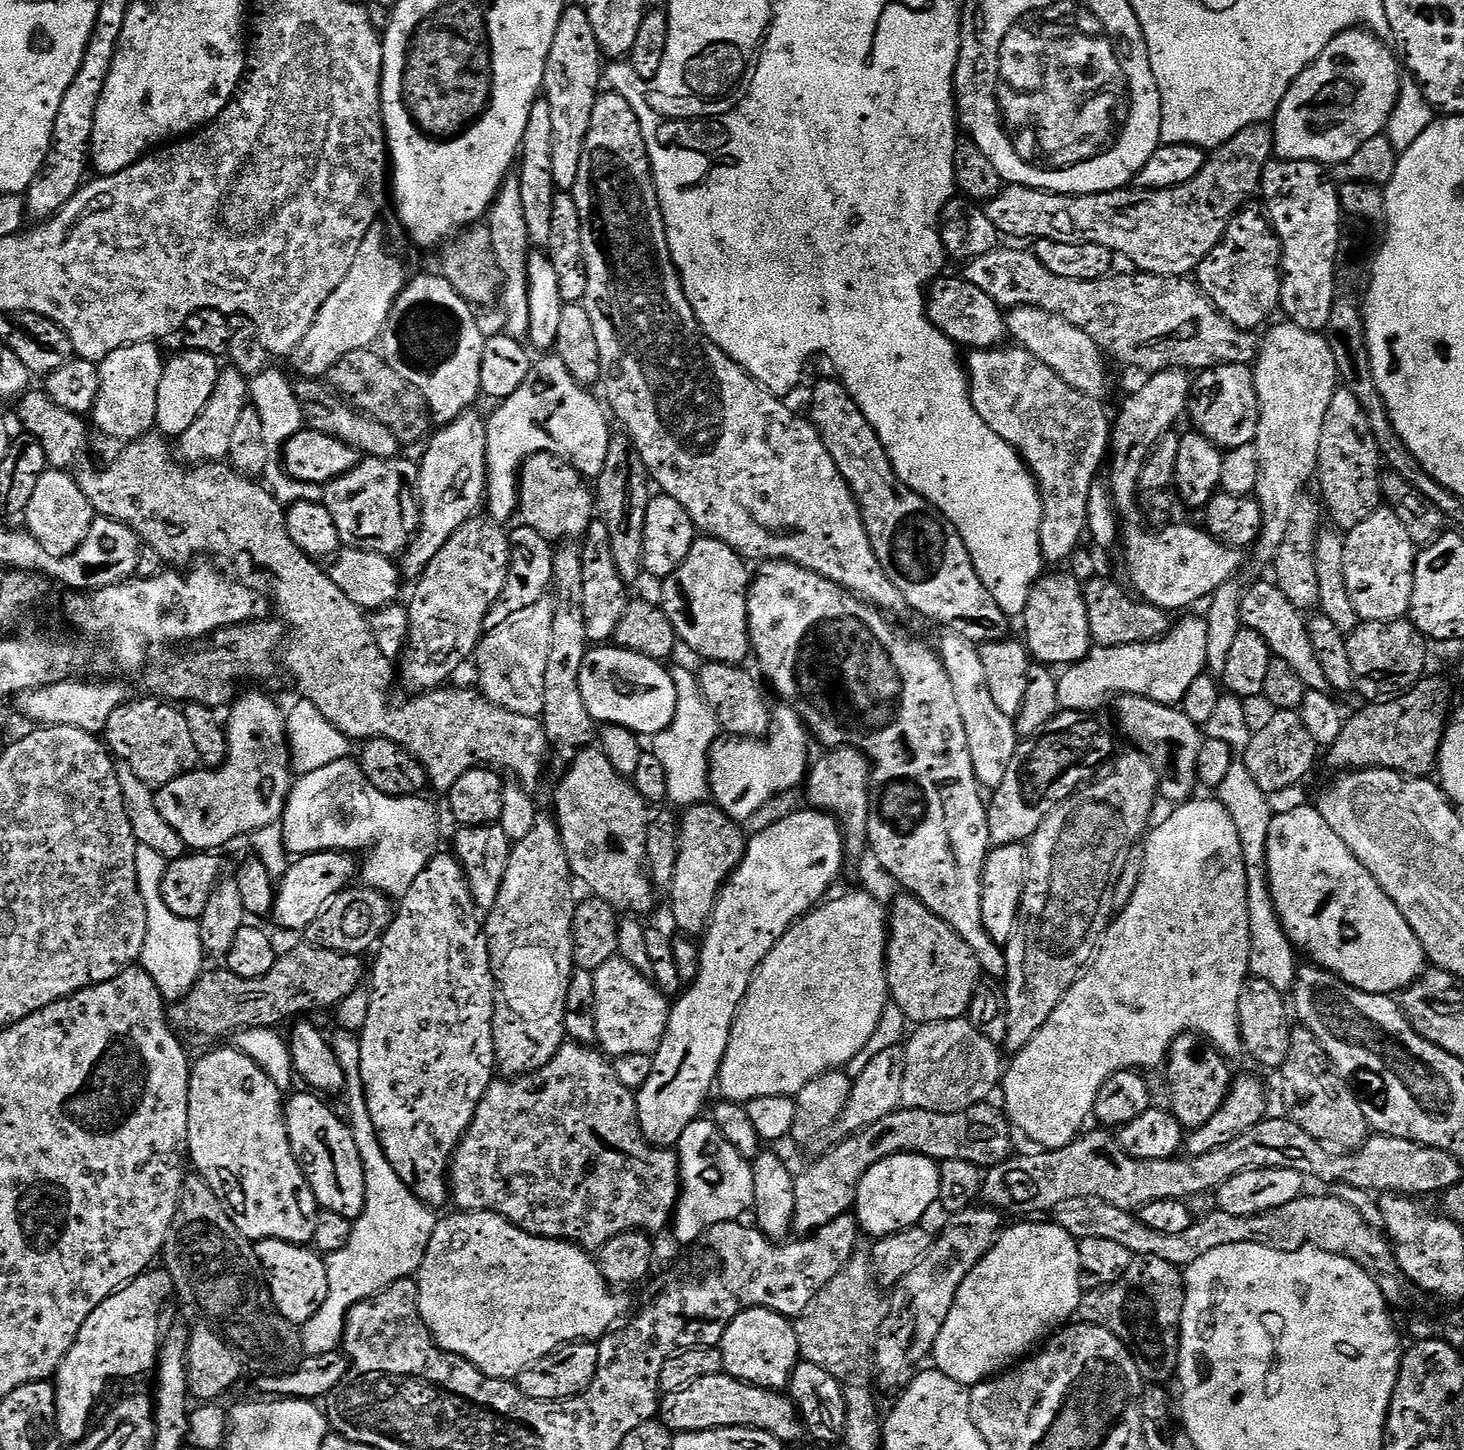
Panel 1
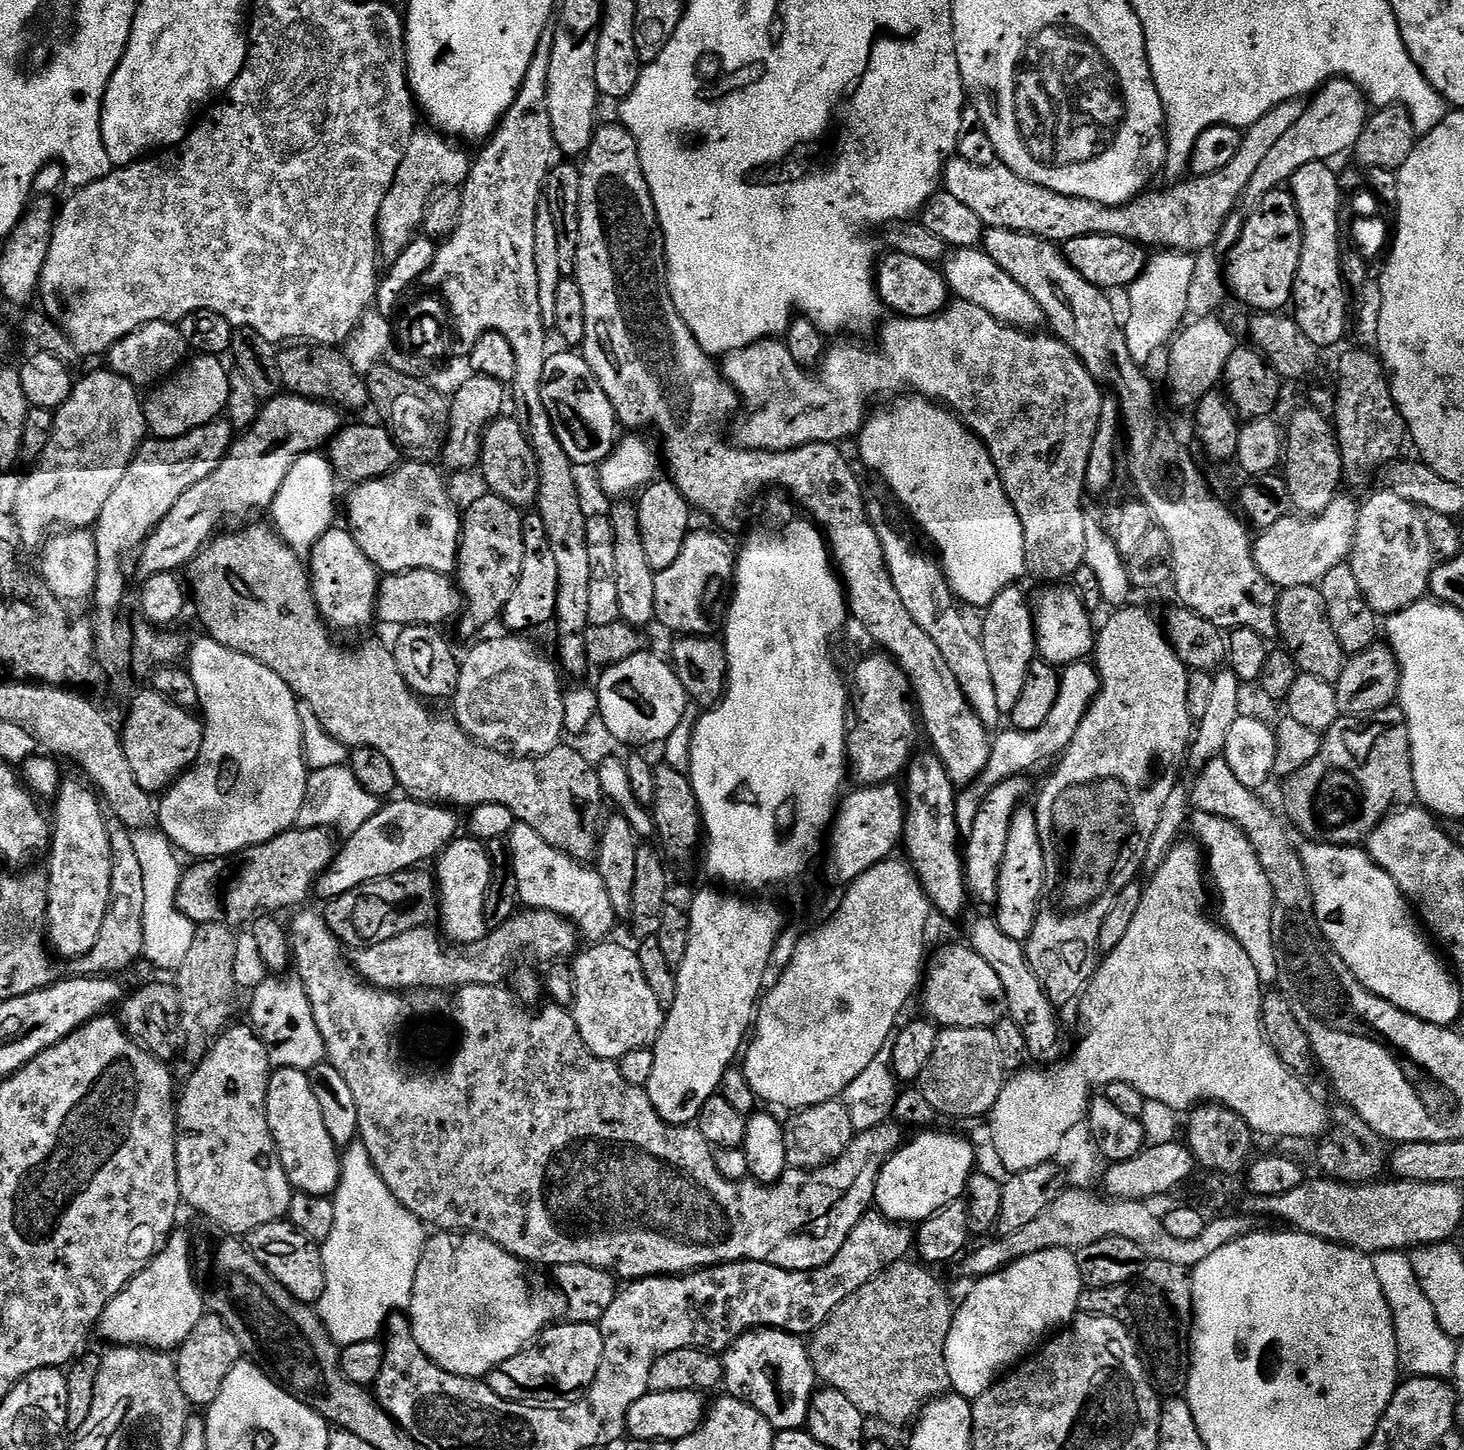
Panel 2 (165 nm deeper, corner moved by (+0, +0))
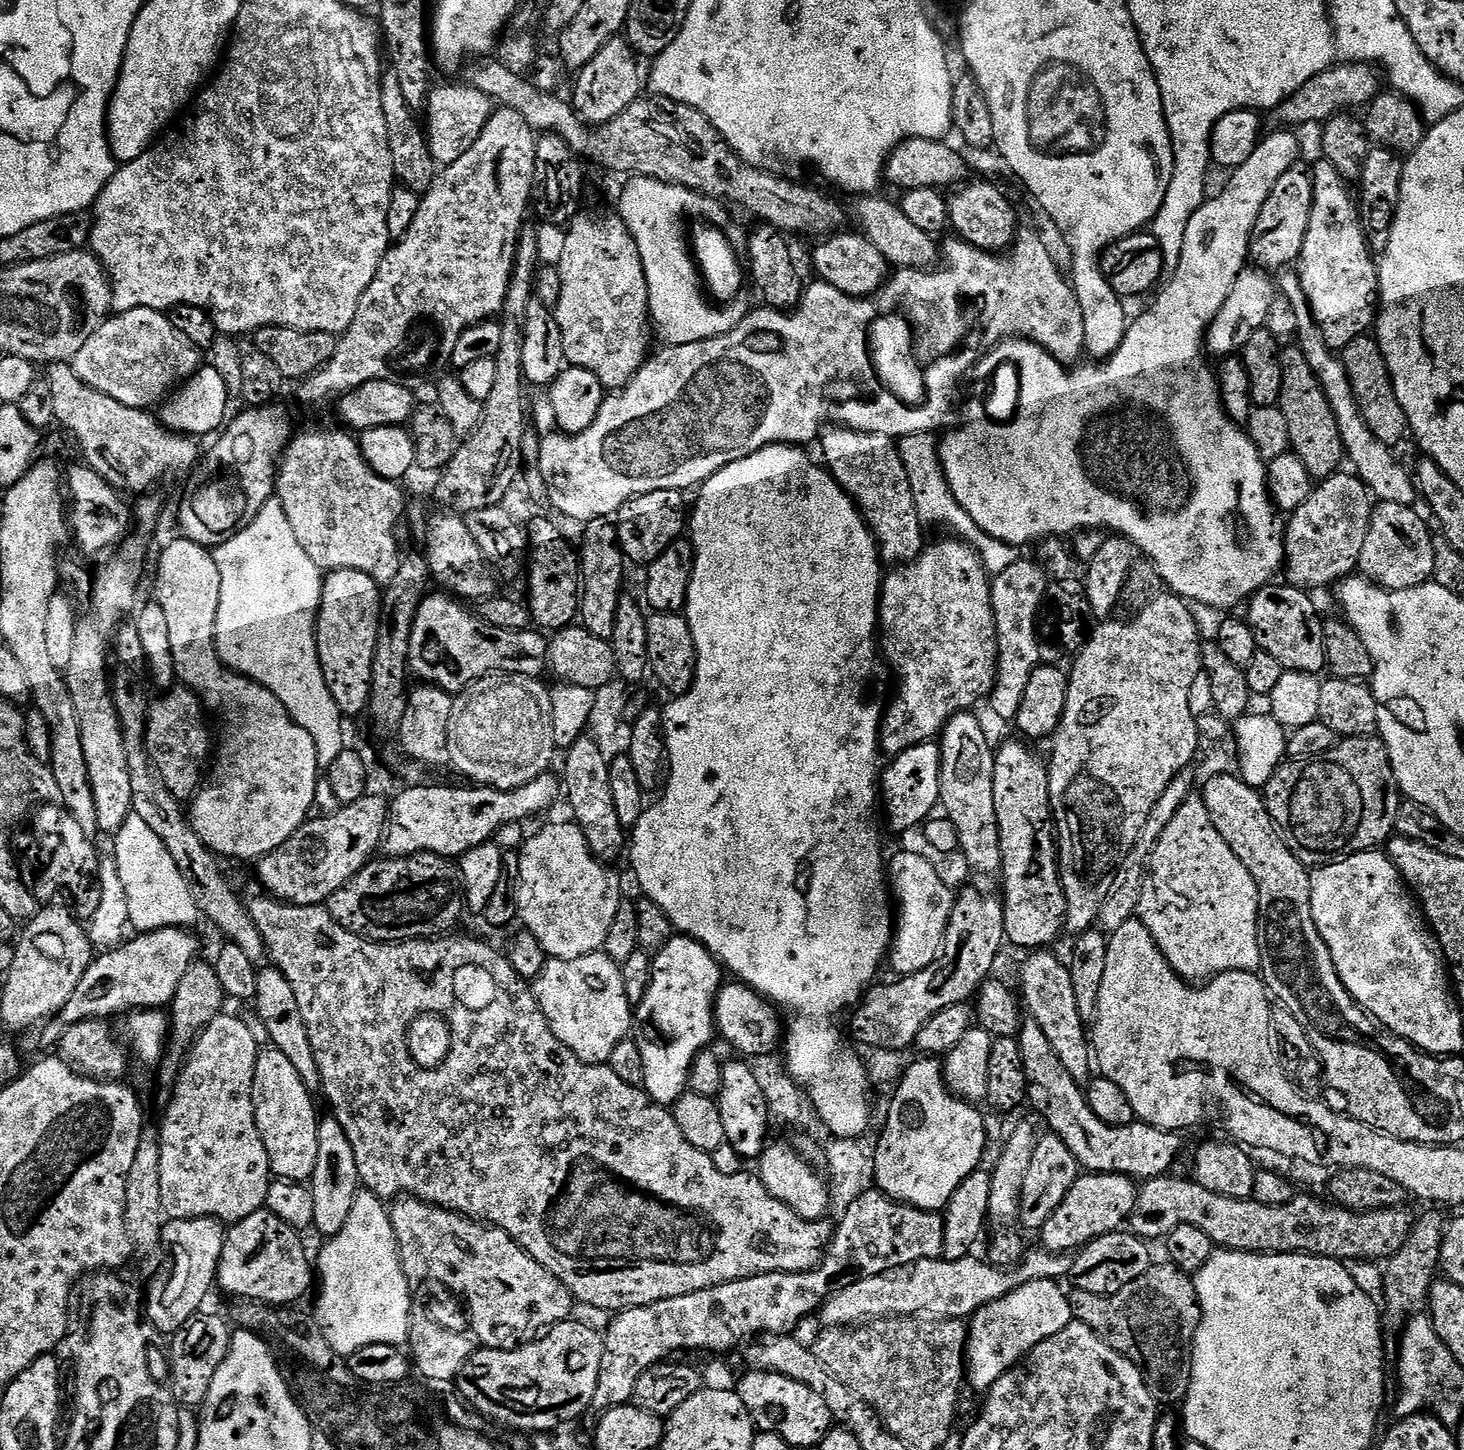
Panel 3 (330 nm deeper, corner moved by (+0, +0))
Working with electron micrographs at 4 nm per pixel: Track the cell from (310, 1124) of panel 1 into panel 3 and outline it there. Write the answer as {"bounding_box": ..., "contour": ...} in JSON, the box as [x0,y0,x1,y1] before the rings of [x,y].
{"bounding_box":[253,1046,321,1181],"contour":[[[268,1046],[261,1051],[254,1074],[253,1096],[256,1097],[256,1121],[262,1134],[262,1142],[268,1151],[273,1173],[282,1180],[307,1181],[318,1162],[318,1136],[321,1117],[316,1116],[316,1104],[306,1081],[300,1077],[297,1061],[292,1060],[280,1048]]]}

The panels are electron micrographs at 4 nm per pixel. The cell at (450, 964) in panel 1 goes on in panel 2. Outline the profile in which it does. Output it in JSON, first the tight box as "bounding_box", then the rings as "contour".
{"bounding_box":[434,836,492,945],"contour":[[[469,836],[457,837],[440,853],[435,864],[434,875],[438,885],[438,924],[443,935],[453,945],[480,942],[490,931],[484,917],[485,898],[492,884],[492,860],[487,845]]]}

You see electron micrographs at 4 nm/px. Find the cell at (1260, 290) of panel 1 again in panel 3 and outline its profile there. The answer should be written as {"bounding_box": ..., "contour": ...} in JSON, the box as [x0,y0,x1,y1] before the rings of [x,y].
{"bounding_box":[1251,162,1315,270],"contour":[[[1298,162],[1293,168],[1286,170],[1286,174],[1278,178],[1278,182],[1274,182],[1274,190],[1270,190],[1270,198],[1266,198],[1266,206],[1262,206],[1262,214],[1256,223],[1256,232],[1259,235],[1255,237],[1251,255],[1257,265],[1268,270],[1284,270],[1291,265],[1288,264],[1291,260],[1299,261],[1300,251],[1306,242],[1306,230],[1310,226],[1312,203],[1315,201],[1314,176],[1310,168],[1308,172],[1304,162]]]}

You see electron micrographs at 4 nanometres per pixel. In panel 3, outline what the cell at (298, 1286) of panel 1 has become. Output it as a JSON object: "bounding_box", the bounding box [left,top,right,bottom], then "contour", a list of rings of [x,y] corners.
{"bounding_box":[218,1210,314,1306],"contour":[[[261,1210],[250,1214],[246,1218],[235,1221],[227,1229],[224,1237],[224,1249],[220,1259],[218,1273],[219,1287],[224,1287],[232,1296],[245,1296],[245,1301],[259,1302],[264,1306],[277,1306],[276,1304],[292,1304],[300,1300],[308,1291],[314,1288],[314,1260],[308,1257],[304,1249],[304,1240],[299,1231],[287,1224],[278,1214]]]}

